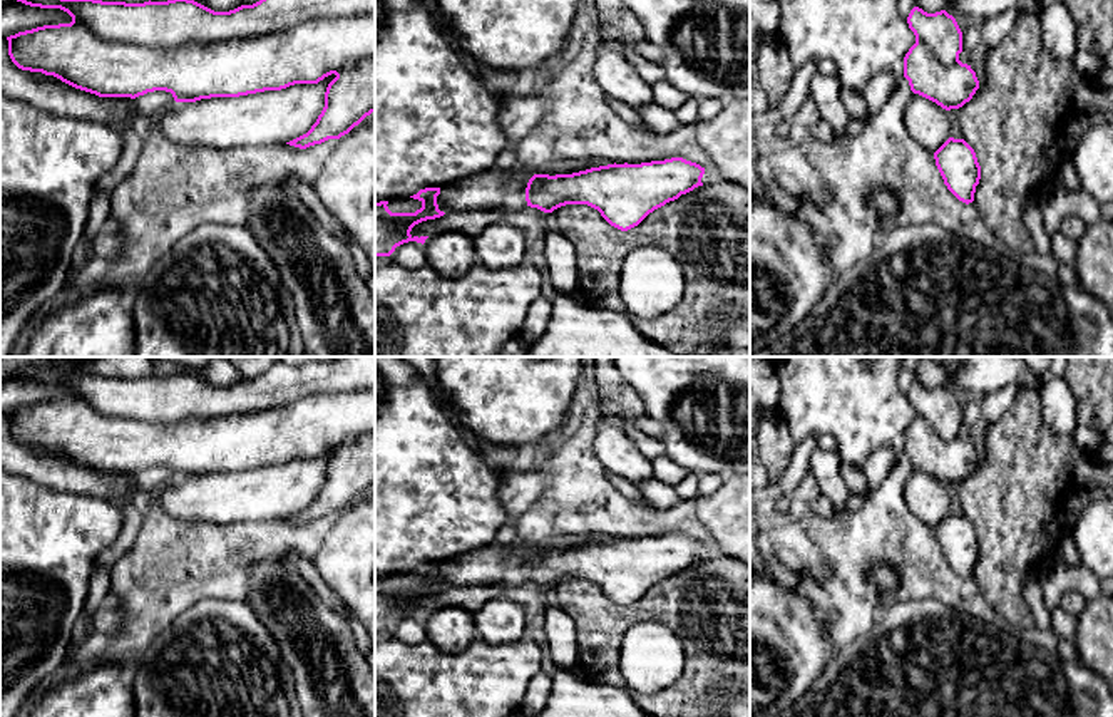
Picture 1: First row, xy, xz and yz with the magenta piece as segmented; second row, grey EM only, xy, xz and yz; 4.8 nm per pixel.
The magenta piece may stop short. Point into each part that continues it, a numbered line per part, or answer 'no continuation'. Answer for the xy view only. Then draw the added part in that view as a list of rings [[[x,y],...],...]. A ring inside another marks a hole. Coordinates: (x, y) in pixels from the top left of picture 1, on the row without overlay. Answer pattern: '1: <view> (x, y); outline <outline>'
1: xy (273, 491); outline [[[335,452],[239,472],[174,477],[154,493],[152,506],[181,521],[219,524],[290,518],[316,498]]]

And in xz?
1: xz (487, 565); outline [[[559,534],[546,538],[537,544],[484,544],[442,561],[437,580],[444,588],[492,586],[497,583],[521,585],[527,581],[526,563],[534,549],[572,549],[608,539],[614,538],[601,534]]]

